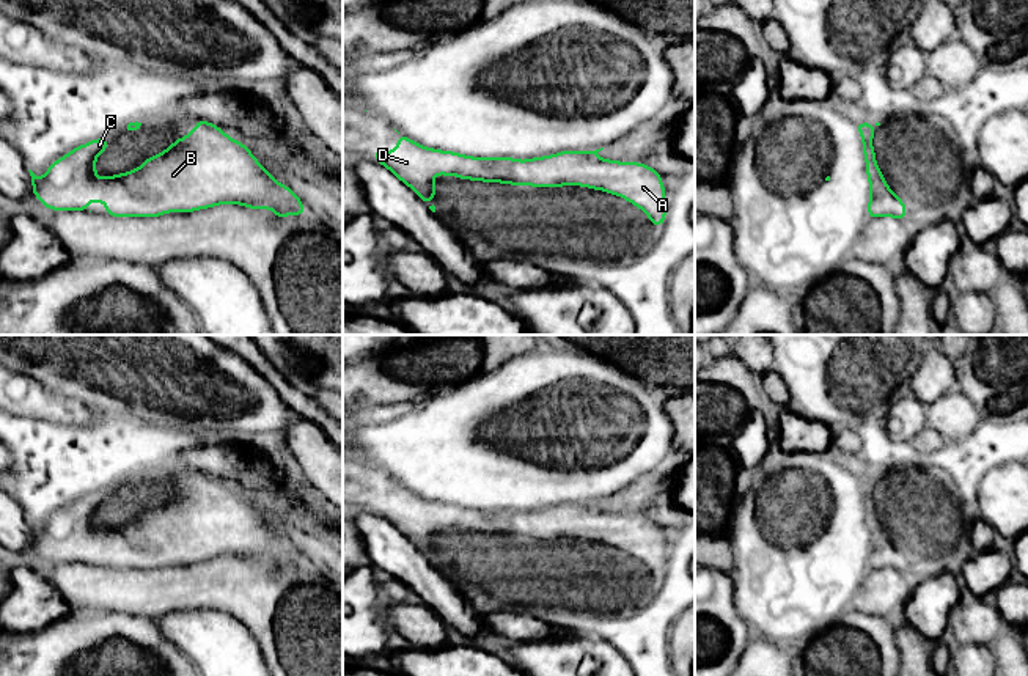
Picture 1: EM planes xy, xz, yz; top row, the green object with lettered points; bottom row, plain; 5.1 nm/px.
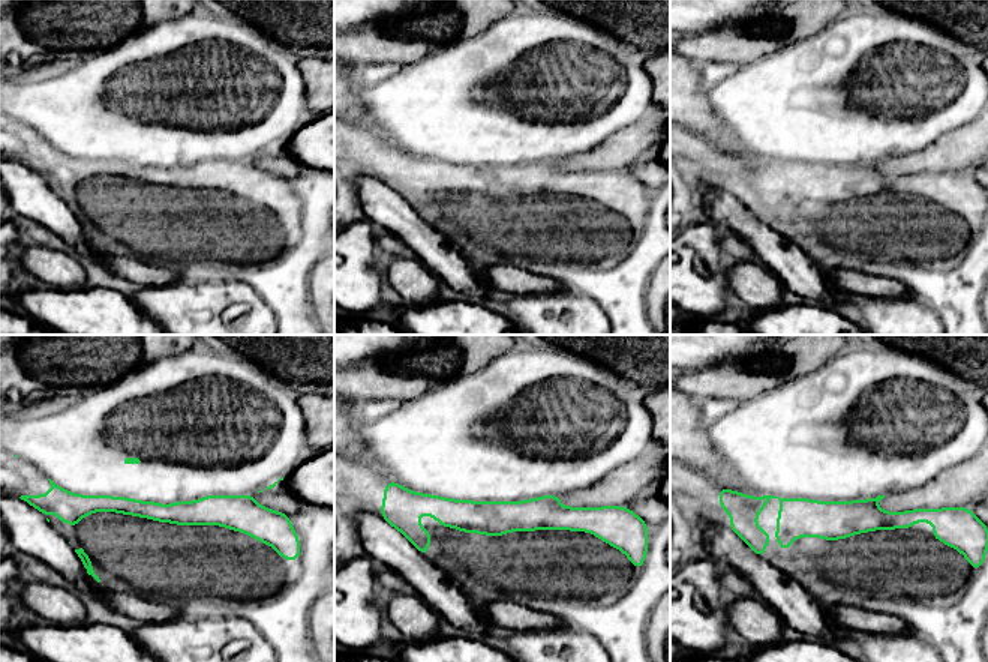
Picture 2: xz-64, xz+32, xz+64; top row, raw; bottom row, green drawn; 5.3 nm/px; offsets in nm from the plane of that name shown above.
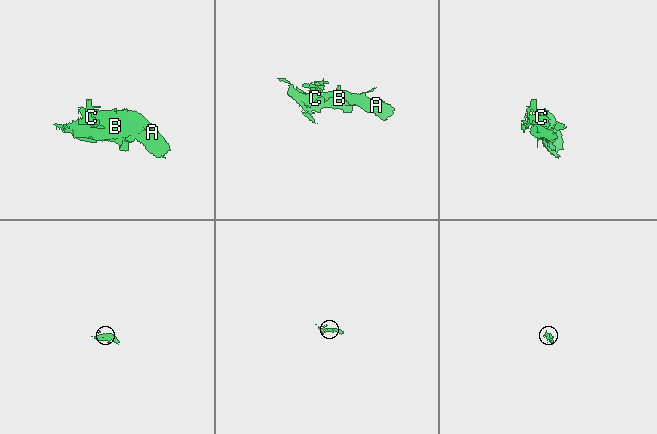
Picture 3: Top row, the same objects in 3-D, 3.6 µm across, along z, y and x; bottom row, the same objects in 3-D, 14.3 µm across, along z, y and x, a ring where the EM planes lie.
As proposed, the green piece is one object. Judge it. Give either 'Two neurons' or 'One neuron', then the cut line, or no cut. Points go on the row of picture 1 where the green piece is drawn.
One neuron. No split

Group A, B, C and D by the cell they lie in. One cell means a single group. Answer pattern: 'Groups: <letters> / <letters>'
Groups: A B C D

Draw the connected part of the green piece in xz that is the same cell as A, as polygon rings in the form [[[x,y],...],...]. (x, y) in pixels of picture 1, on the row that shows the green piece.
[[[399,134],[395,151],[373,151],[373,157],[407,184],[423,203],[437,197],[434,175],[531,187],[585,186],[626,198],[662,226],[666,215],[660,173],[644,163],[599,159],[602,151],[561,151],[545,157],[468,157],[424,148]]]

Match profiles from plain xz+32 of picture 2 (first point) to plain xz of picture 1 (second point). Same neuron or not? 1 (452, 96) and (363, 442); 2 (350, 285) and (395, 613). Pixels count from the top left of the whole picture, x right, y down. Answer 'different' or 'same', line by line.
1: same
2: different

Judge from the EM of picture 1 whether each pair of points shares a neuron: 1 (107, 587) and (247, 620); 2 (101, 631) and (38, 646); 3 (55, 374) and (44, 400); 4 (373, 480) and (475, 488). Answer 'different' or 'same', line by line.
1: same
2: same
3: different
4: different

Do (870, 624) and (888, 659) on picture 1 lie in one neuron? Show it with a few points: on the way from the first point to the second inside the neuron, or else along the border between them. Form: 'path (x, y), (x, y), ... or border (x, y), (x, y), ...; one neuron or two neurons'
path (870, 632), (882, 646), (882, 651); one neuron

